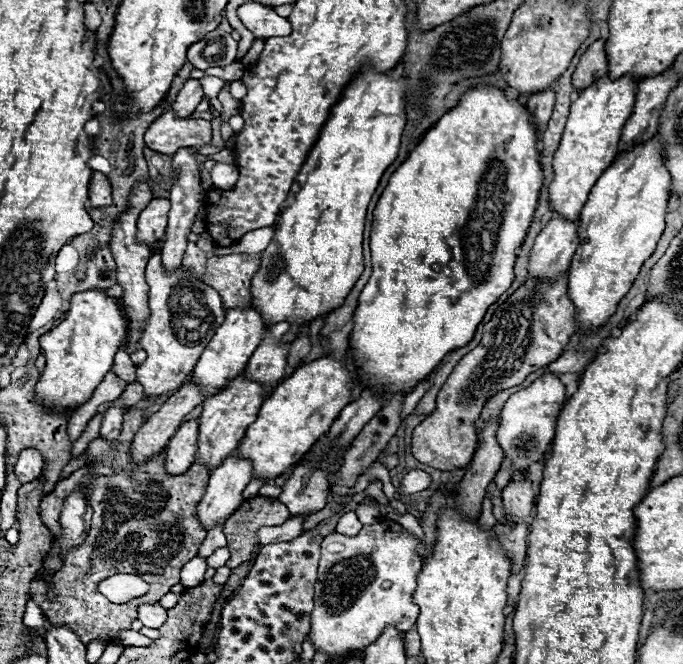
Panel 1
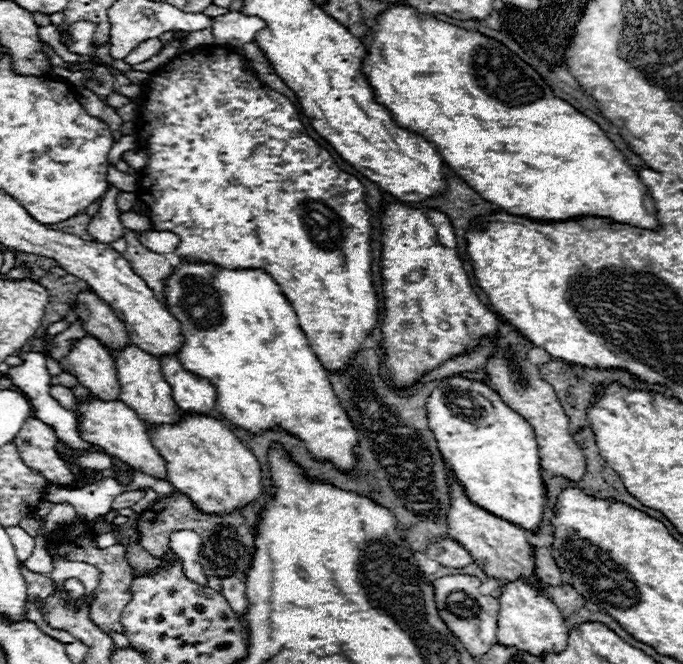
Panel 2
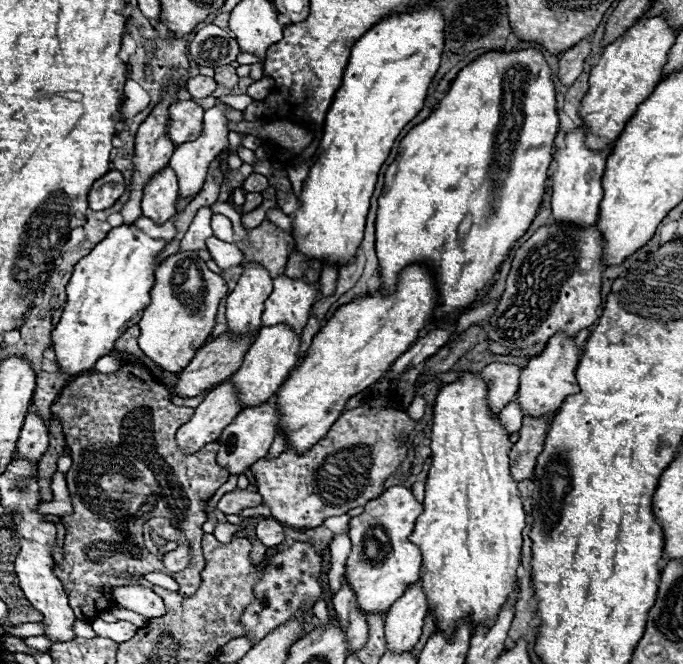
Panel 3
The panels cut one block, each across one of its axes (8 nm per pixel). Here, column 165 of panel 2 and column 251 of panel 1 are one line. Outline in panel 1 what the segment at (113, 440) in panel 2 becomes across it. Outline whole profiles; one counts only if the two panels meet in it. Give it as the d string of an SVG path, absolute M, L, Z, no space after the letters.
M232 452L210 472L206 496L198 506L198 516L206 530L212 528L212 524L226 522L226 518L236 512L236 508L240 508L244 502L242 492L252 476L252 462L240 458L238 452Z

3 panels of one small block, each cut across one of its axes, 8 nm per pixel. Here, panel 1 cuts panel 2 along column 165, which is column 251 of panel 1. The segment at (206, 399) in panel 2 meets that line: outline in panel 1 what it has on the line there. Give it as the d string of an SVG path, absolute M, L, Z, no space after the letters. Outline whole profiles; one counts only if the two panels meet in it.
M288 322L268 326L266 338L260 342L256 352L248 360L248 376L252 376L252 380L260 380L260 384L264 384L266 388L272 388L278 380L286 376L286 358L290 352L290 342L282 342L282 338L288 330Z

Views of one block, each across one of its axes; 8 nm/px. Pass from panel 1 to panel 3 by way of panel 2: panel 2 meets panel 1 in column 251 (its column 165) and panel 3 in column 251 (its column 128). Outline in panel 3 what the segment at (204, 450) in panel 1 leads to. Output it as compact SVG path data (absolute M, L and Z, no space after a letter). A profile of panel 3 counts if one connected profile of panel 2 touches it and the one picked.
M278 324L278 326L264 326L256 340L252 342L250 350L244 356L242 366L234 372L234 376L230 378L238 400L242 404L242 408L246 408L248 404L260 404L260 400L270 400L276 390L282 386L282 382L288 378L288 374L296 368L296 352L300 346L300 336L292 332L292 328Z

